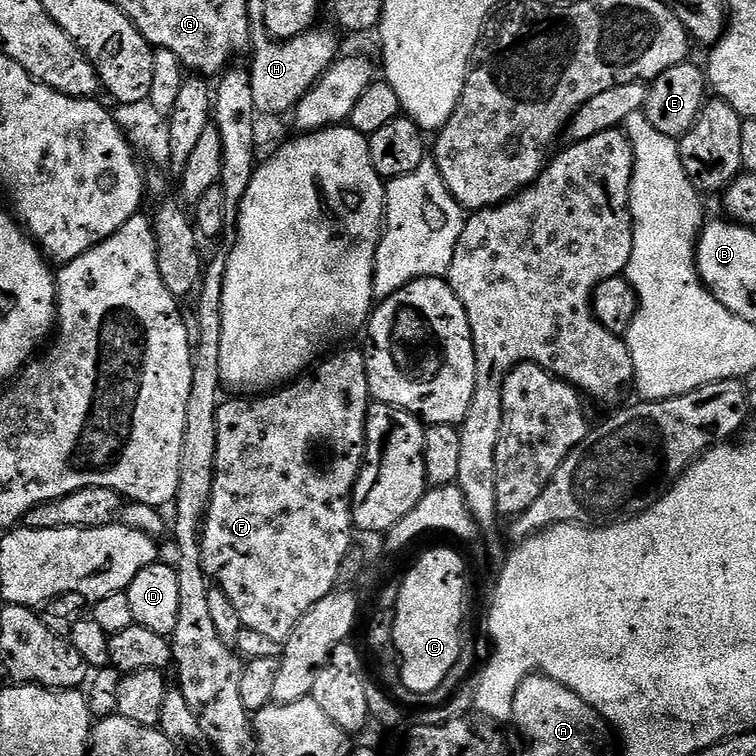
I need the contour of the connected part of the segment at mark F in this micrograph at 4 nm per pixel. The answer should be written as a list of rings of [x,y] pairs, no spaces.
[[[340,352],[337,356],[329,355],[323,362],[317,363],[307,374],[295,382],[271,393],[261,394],[255,398],[228,398],[216,411],[218,422],[218,454],[216,455],[216,473],[208,514],[204,517],[202,535],[200,537],[200,561],[204,571],[230,598],[238,618],[242,618],[245,628],[266,634],[266,638],[274,638],[278,642],[287,640],[289,634],[298,626],[298,622],[308,613],[310,606],[326,594],[334,591],[338,584],[338,566],[342,566],[342,558],[354,547],[352,532],[352,491],[364,464],[364,443],[366,442],[366,422],[368,421],[368,371],[364,361],[365,353]]]

